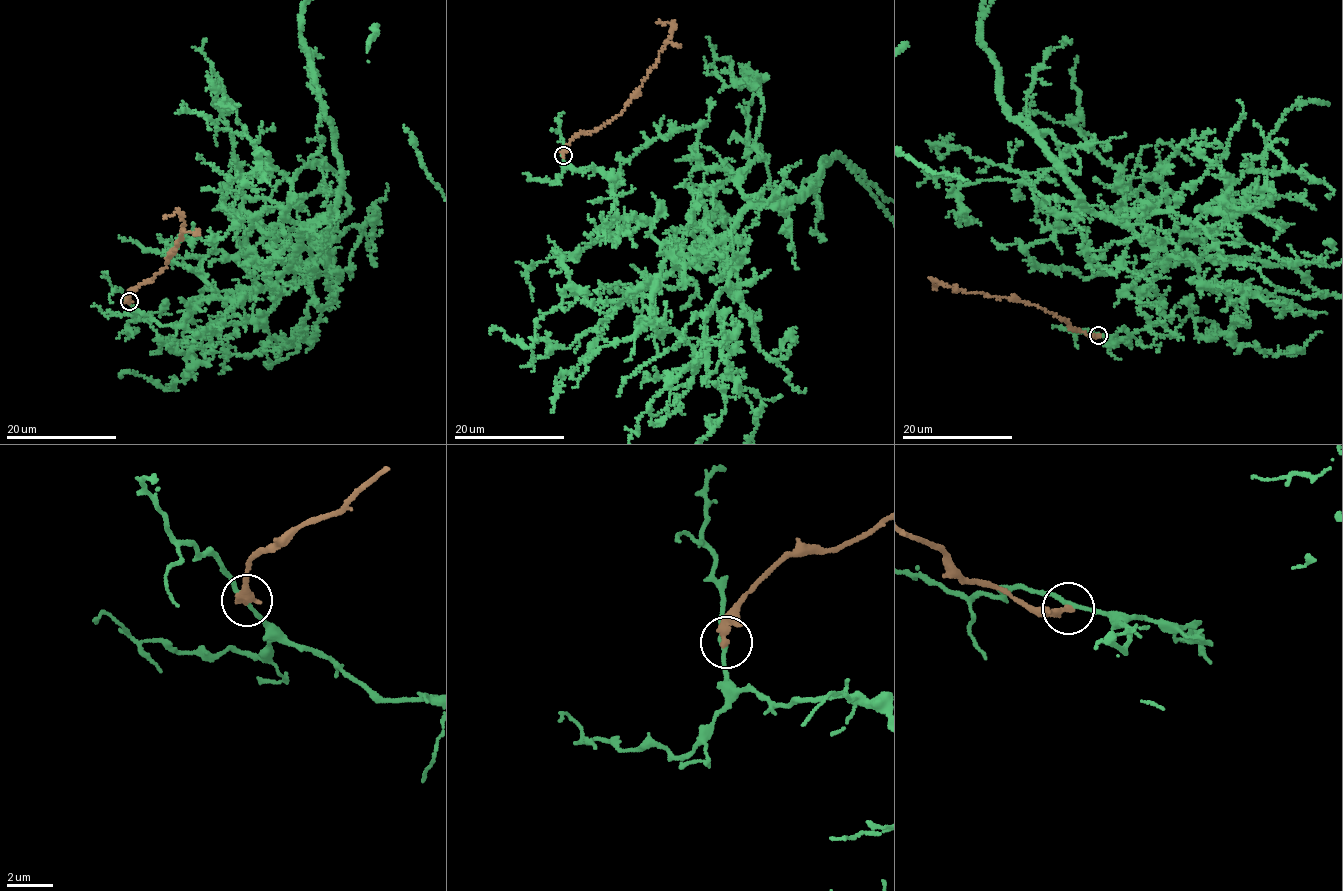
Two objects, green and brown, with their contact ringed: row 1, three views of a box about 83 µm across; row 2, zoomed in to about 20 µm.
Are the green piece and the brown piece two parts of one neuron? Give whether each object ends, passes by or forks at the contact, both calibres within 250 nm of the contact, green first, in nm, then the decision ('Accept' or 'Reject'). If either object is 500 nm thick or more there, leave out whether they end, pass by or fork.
At the ring green passes by. At the ring brown ends. Thickness 190 nm (green) against 340 nm. Reject

